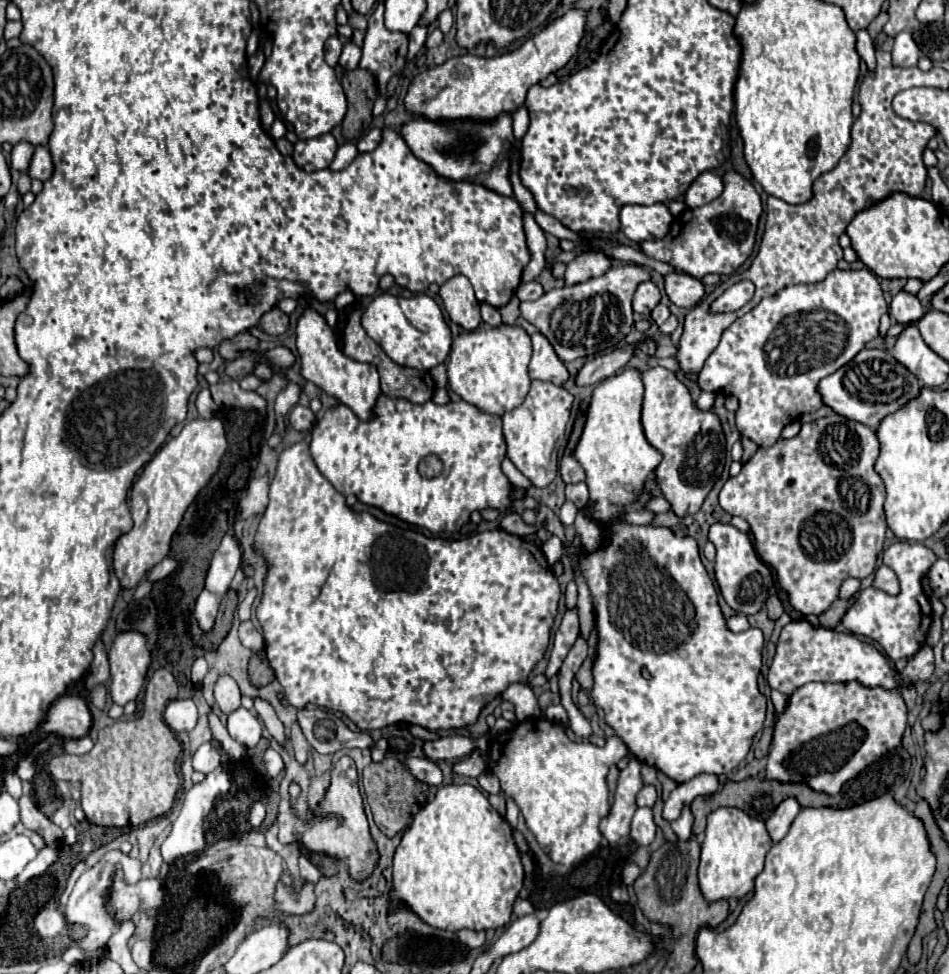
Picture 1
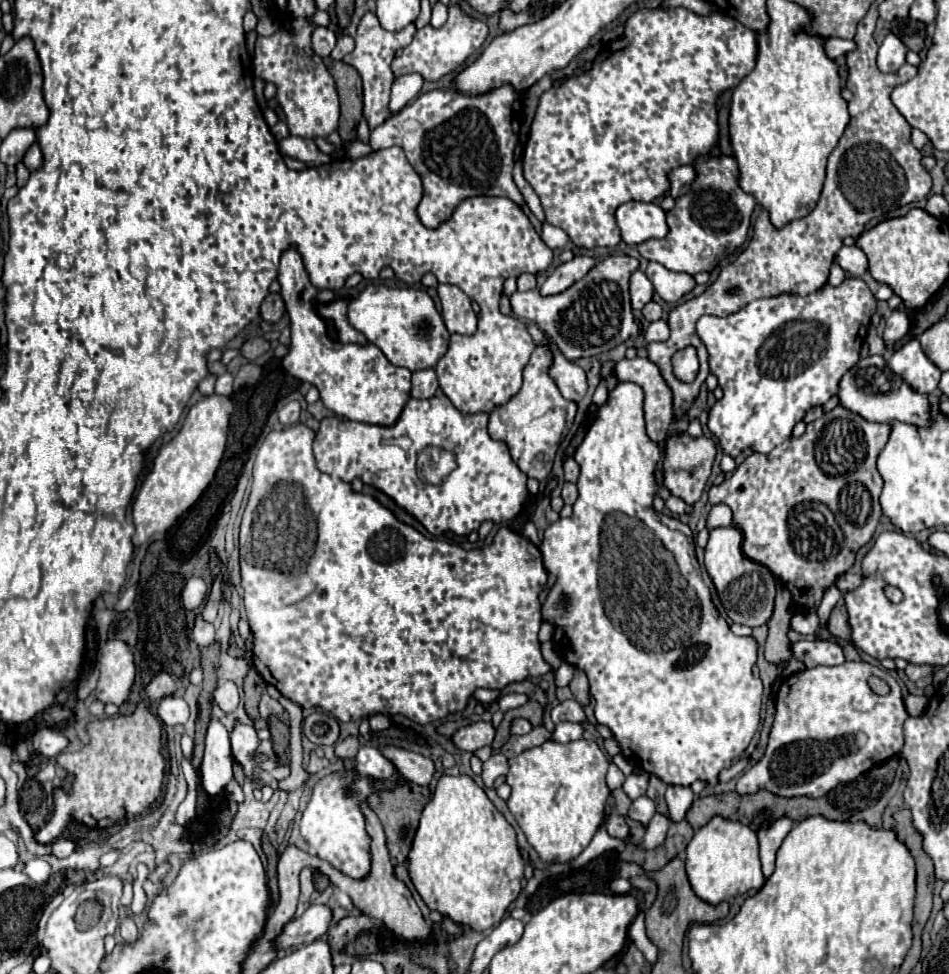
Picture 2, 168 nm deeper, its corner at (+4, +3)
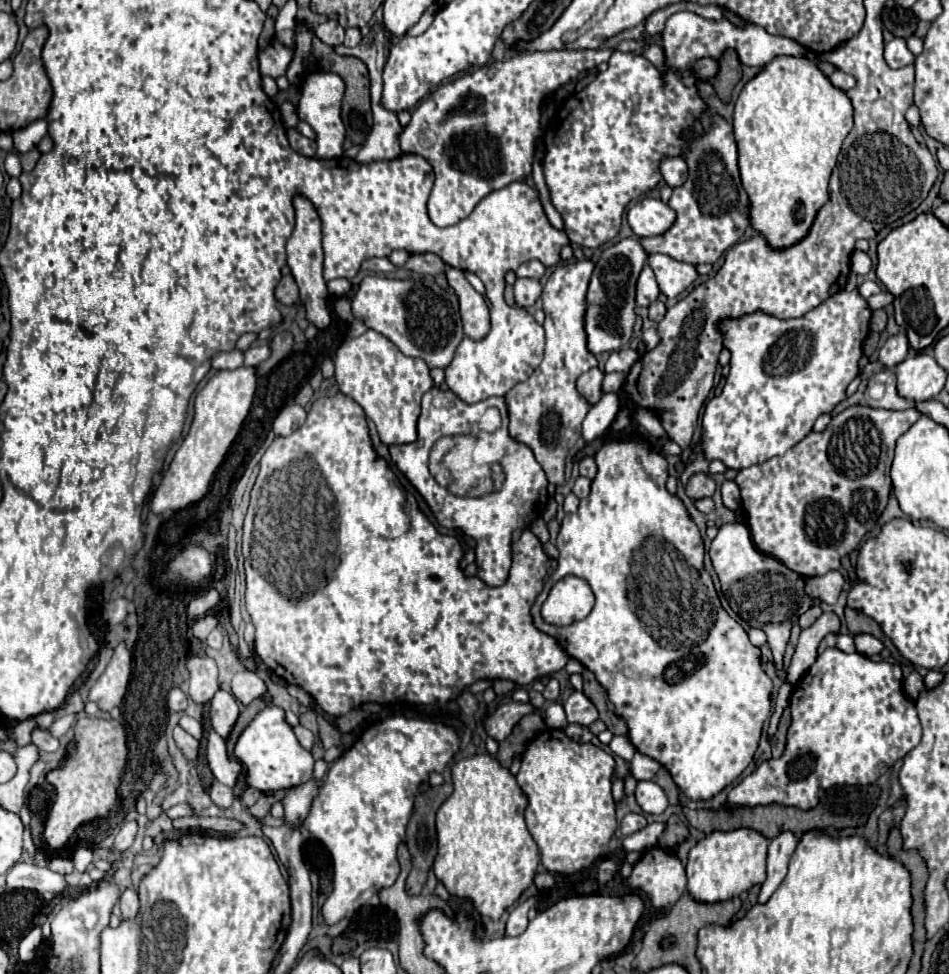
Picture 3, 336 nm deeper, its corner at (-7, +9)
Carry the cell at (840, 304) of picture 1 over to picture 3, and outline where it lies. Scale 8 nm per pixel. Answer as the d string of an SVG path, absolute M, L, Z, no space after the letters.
M838 291L814 307L806 317L778 319L768 313L754 311L742 317L726 317L716 323L722 333L722 345L732 353L730 375L722 393L704 409L702 417L702 453L712 461L720 459L728 469L744 469L764 463L774 455L784 455L800 439L804 439L818 415L830 413L842 399L846 387L858 375L862 343L870 333L872 309L866 299L854 291Z

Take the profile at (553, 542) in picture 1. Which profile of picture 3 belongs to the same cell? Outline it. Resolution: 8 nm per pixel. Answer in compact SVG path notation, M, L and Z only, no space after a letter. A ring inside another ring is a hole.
M634 433L632 437L628 439L612 439L608 443L604 443L600 447L600 451L594 455L596 459L596 465L598 465L598 473L596 473L596 479L592 481L592 491L590 495L580 501L580 509L576 513L568 513L560 525L560 533L558 533L558 569L550 575L550 579L546 581L544 585L544 591L536 597L536 603L532 607L532 617L534 617L534 625L552 635L558 645L574 659L578 659L582 665L586 665L598 679L598 683L608 691L608 699L612 701L614 705L614 713L618 713L626 725L628 725L628 737L630 737L630 743L636 747L636 751L640 751L642 755L648 755L652 759L656 759L660 765L664 765L674 783L678 785L678 789L698 801L698 799L710 799L714 797L716 793L720 793L724 787L728 787L730 783L734 783L742 771L750 765L752 757L754 757L754 751L758 747L758 741L760 741L760 735L762 735L762 725L764 721L770 717L770 693L772 693L772 681L768 679L768 675L764 673L762 665L760 665L760 649L754 647L748 639L748 633L742 629L742 625L738 621L734 621L720 605L720 599L714 591L714 585L712 585L712 579L708 575L708 571L704 569L704 543L702 543L702 537L700 537L700 529L696 527L696 523L690 519L686 507L682 505L682 501L668 493L666 489L666 481L668 479L668 463L664 459L664 455L660 453L658 447L652 447L648 443L648 437L642 435L642 433ZM566 575L576 575L584 581L588 581L590 589L594 591L596 595L596 605L592 609L592 613L582 619L582 621L576 621L568 627L556 627L556 625L550 625L542 619L540 615L540 607L542 603L546 601L550 589L554 587L554 583L558 583L562 577Z

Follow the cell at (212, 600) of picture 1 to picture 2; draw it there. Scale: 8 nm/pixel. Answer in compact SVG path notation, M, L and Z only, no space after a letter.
M197 617L197 623L195 623L195 629L193 629L193 641L199 645L199 649L207 647L213 643L213 637L215 637L215 629L211 623L203 621L201 617Z

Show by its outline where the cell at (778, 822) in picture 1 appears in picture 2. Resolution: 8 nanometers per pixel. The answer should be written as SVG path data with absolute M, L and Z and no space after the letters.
M783 817L777 819L769 829L759 831L759 857L761 857L761 867L763 867L763 875L765 879L771 877L771 873L775 871L775 853L779 851L783 839L787 837L787 833L791 831L793 821Z

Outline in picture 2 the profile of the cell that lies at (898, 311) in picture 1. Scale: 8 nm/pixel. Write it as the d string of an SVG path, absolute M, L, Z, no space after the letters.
M893 311L887 319L887 327L883 333L883 343L887 349L893 349L893 345L909 331L909 317L905 311Z

